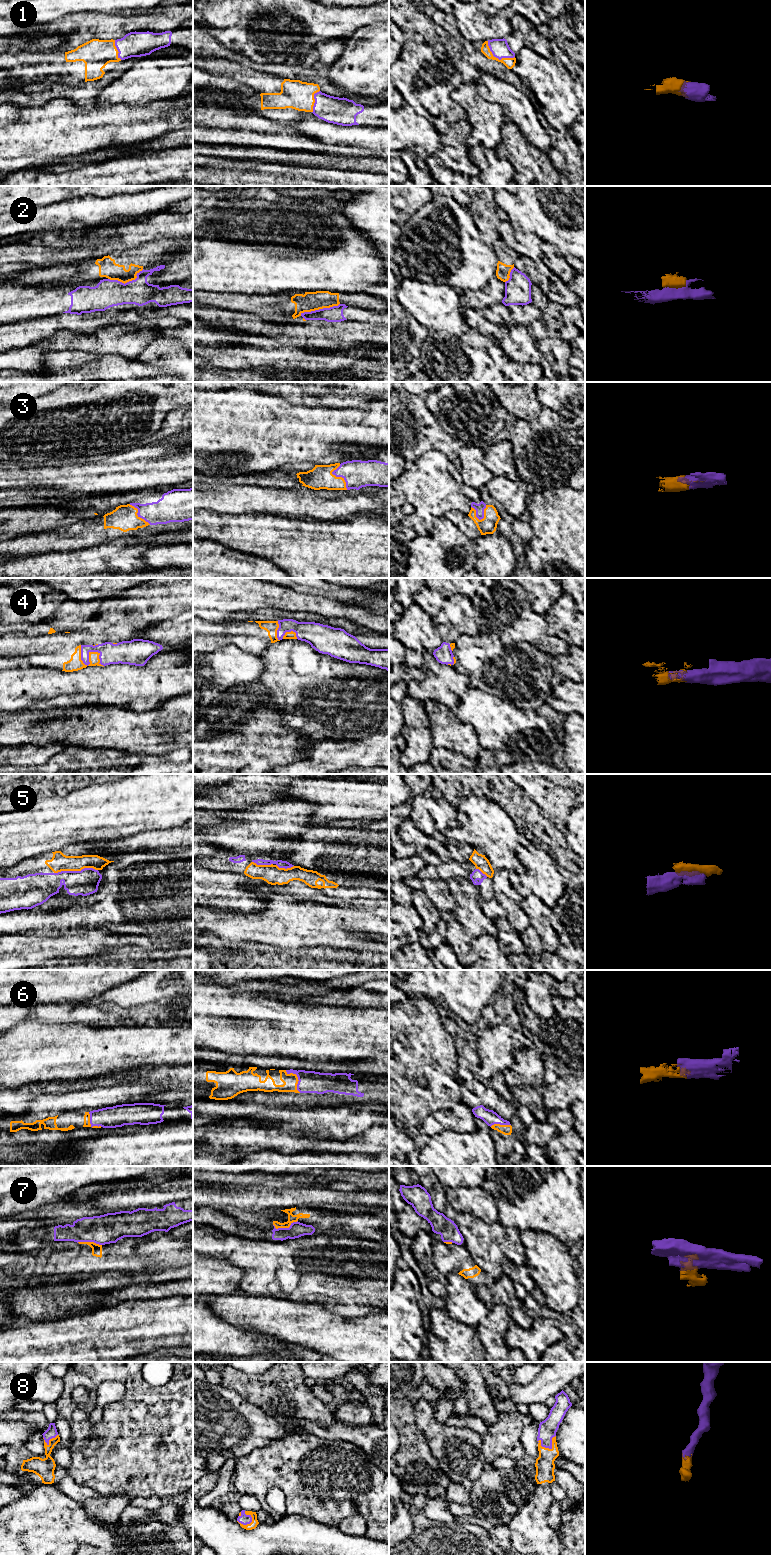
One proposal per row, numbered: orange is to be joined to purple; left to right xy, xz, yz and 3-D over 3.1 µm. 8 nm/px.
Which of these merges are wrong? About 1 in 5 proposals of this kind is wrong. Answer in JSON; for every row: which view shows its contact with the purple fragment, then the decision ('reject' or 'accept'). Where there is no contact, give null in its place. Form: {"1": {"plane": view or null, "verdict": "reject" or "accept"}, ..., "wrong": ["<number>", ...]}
{"1": {"plane": "yz", "verdict": "accept"}, "2": {"plane": "xz", "verdict": "reject"}, "3": {"plane": "xz", "verdict": "accept"}, "4": {"plane": "xy", "verdict": "accept"}, "5": {"plane": "xy", "verdict": "accept"}, "6": {"plane": "xz", "verdict": "accept"}, "7": {"plane": "xz", "verdict": "reject"}, "8": {"plane": "yz", "verdict": "accept"}, "wrong": ["2", "7"]}

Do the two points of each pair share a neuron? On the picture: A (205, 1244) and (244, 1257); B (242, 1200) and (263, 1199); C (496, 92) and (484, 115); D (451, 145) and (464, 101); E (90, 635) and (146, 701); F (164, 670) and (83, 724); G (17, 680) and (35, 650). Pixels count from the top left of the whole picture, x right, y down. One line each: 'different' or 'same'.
A: same
B: same
C: different
D: different
E: different
F: different
G: different

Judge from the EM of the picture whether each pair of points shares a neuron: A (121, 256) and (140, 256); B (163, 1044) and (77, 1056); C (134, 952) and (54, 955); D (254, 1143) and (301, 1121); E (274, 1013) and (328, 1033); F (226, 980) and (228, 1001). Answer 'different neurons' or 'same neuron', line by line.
A: same neuron
B: same neuron
C: different neurons
D: same neuron
E: same neuron
F: different neurons

